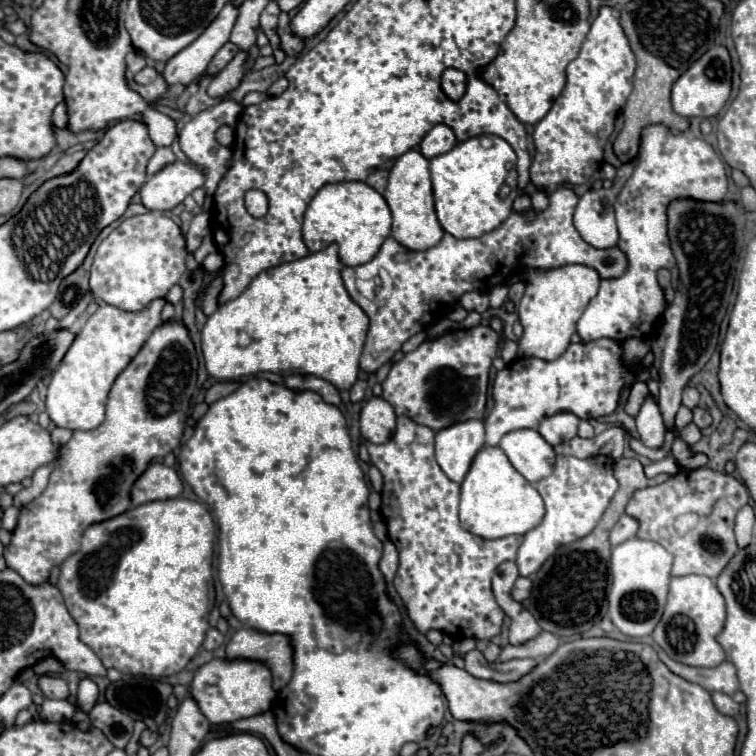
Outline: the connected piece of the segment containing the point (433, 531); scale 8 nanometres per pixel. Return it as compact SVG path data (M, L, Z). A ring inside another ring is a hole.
M400 416L396 434L386 444L368 442L370 462L382 472L384 488L382 488L382 506L380 512L388 526L388 536L396 544L400 552L400 568L394 578L394 586L408 608L408 616L418 628L418 632L426 634L428 630L440 630L450 634L456 640L474 638L474 640L490 640L500 634L504 612L496 604L490 580L494 570L506 562L514 560L522 536L506 536L498 540L484 540L470 532L466 532L458 522L458 500L460 500L460 484L452 482L436 462L434 456L434 432L426 426L414 424L410 418Z

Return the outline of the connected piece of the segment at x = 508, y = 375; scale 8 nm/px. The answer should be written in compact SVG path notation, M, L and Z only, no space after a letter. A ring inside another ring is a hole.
M594 340L594 342L580 342L580 344L570 344L568 350L552 362L538 360L538 358L518 358L512 364L508 364L502 372L498 372L492 394L494 394L494 410L488 414L484 420L486 426L486 444L488 446L498 446L500 438L512 430L518 428L538 428L540 420L548 414L556 412L572 412L578 418L590 420L598 416L612 414L618 406L618 394L622 388L628 388L634 382L634 376L624 368L622 364L622 344L616 340Z

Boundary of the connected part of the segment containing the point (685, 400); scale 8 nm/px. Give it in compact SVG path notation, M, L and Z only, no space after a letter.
M686 387L682 394L682 404L689 409L698 406L700 401L700 393L696 388Z

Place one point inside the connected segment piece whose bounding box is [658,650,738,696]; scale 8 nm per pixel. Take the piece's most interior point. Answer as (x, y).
(722, 678)

